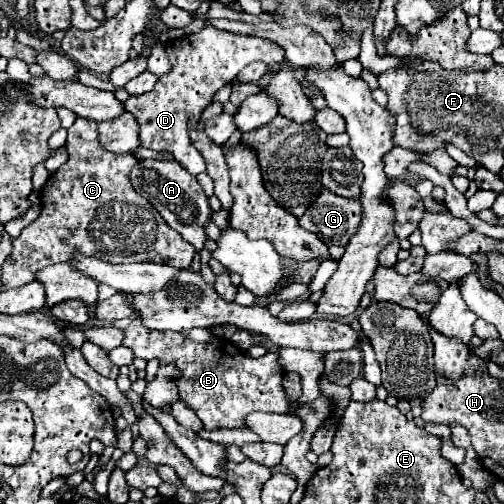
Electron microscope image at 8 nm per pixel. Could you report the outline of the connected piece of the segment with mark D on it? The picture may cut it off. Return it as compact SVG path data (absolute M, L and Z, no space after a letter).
M205 27L199 33L191 35L191 49L179 47L177 43L169 43L165 47L169 61L173 65L171 73L159 77L153 91L129 97L125 101L125 109L133 113L139 123L139 141L141 147L155 149L155 151L169 151L173 153L175 161L185 167L193 177L205 171L205 161L201 159L199 151L195 151L189 133L187 133L187 119L191 115L199 115L209 103L211 97L225 85L231 85L237 73L253 61L263 61L267 65L281 63L283 51L275 43L259 37L235 35L227 31L219 31L213 27Z

